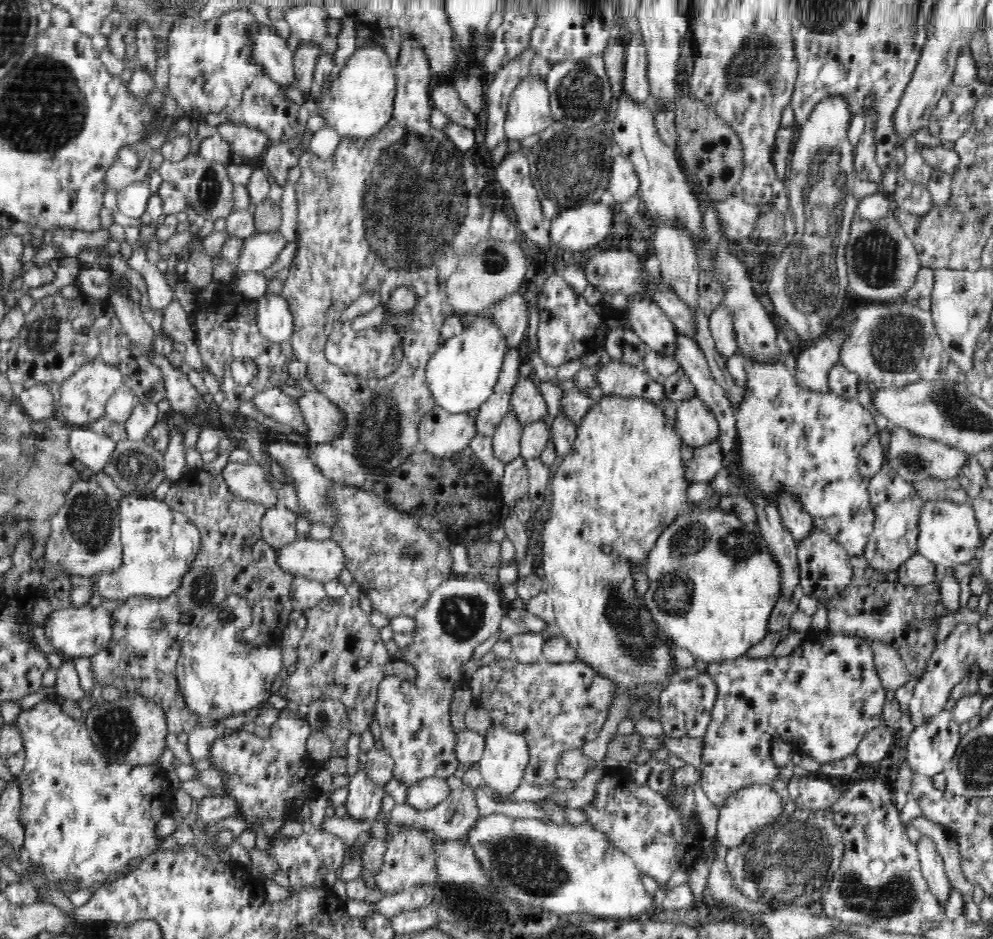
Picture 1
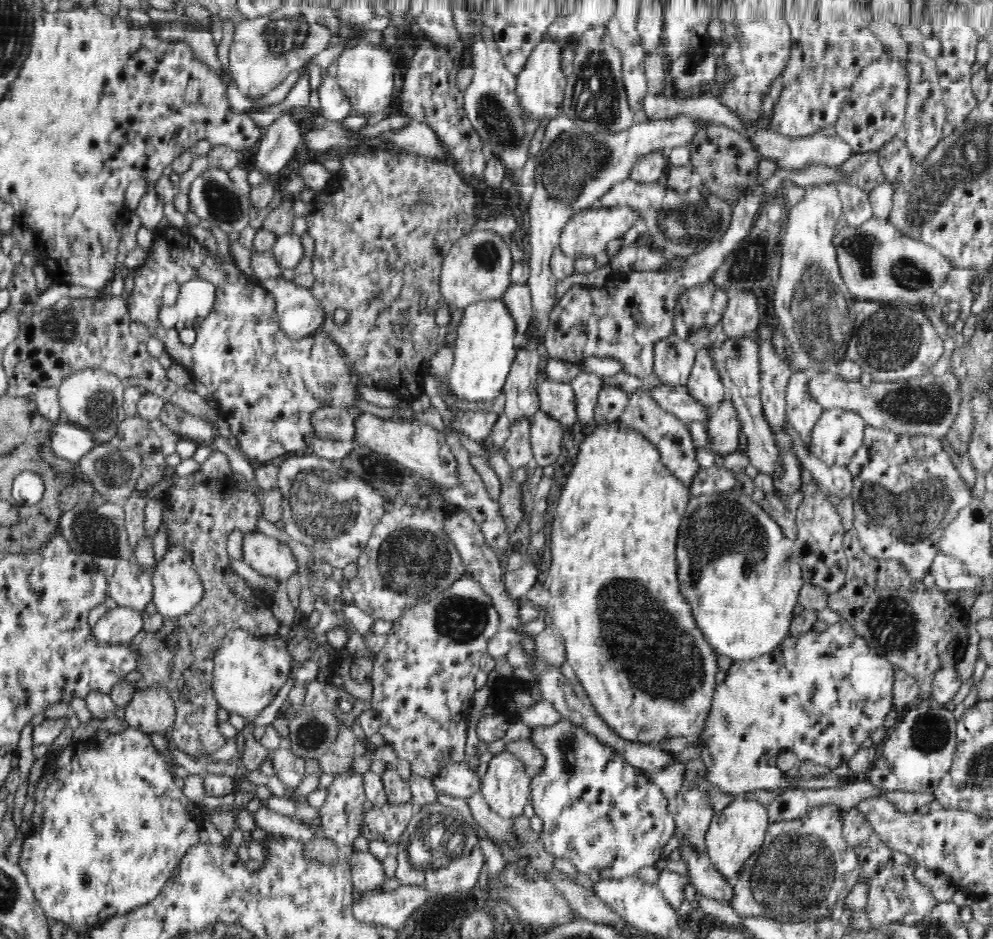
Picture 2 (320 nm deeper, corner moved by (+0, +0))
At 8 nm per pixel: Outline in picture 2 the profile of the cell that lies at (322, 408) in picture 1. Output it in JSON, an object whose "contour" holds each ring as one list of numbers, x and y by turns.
{"contour":[[364,412,353,418,353,440,358,446,364,446,372,452,382,456,389,456,398,464,410,468,413,474,422,476,425,480,436,482,443,489,456,486,458,479,455,474,460,472,456,468,455,455,447,439,441,432,418,420,401,421,392,418,378,418,374,414]]}

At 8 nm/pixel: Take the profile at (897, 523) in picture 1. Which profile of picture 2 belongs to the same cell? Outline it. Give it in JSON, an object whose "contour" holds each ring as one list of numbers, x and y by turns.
{"contour":[[870,426,864,431,864,442,847,469,854,478,853,528,859,535,866,554,878,560,902,565,912,577,922,578,929,572,932,559,939,550,943,528,959,510,973,499,972,492,952,464,942,443,929,436,908,436]]}

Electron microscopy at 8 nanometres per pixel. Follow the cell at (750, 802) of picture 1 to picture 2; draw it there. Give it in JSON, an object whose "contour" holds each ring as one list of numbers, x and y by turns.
{"contour":[[748,795,738,796,724,810,720,810,716,814,713,813,705,835,709,860,726,879,735,885,735,880,742,866,762,845,770,824,768,809,764,804,760,804,758,800,752,800]]}

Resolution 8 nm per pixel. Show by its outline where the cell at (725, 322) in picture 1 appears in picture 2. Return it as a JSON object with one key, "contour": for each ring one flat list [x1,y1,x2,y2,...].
{"contour":[[753,290,730,293,721,321,728,339,744,338,757,332,760,322,759,301]]}

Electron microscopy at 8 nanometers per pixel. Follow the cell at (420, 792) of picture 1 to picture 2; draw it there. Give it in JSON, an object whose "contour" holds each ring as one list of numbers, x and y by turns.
{"contour":[[466,761,448,765,431,778,435,792,450,798,470,798,480,789,480,778]]}

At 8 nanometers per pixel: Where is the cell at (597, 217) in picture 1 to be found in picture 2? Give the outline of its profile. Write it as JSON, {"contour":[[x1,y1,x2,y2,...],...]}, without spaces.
{"contour":[[595,205,588,210,581,210,578,214,572,215,566,226,561,229,558,248,574,258,594,257,596,254,604,252,610,241,620,239,639,219,639,216,627,206,602,207]]}

